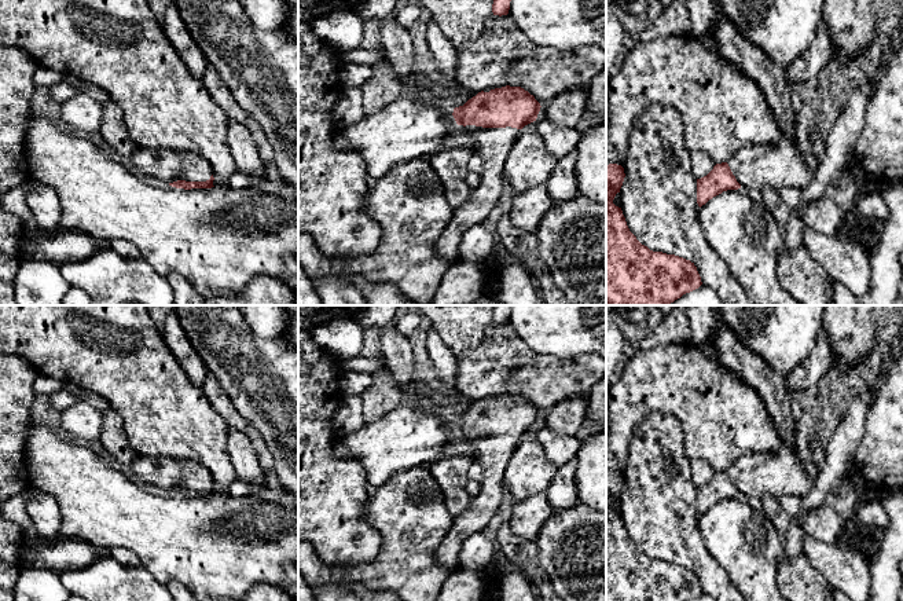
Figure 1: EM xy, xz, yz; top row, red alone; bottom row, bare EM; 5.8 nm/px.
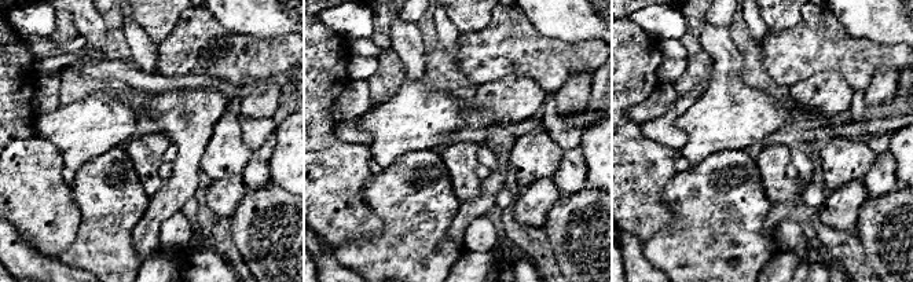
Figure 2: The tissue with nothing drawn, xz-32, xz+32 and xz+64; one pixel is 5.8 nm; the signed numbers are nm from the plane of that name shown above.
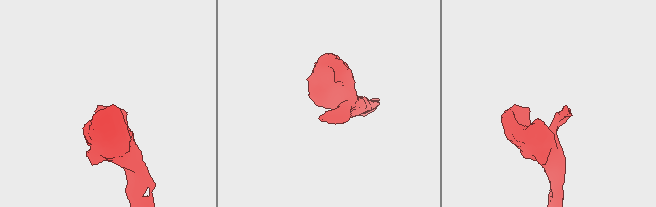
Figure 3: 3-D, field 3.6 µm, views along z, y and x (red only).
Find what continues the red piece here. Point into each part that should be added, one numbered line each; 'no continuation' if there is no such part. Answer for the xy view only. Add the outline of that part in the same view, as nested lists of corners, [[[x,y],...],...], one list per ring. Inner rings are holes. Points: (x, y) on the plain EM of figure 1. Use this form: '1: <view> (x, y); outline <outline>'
1: xy (162, 473); outline [[[137,455],[129,466],[142,484],[162,492],[177,488],[206,490],[212,484],[210,472],[192,461]]]

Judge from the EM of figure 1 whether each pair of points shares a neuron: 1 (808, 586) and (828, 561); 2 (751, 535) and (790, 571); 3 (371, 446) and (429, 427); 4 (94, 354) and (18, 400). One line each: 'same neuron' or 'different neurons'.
1: different neurons
2: different neurons
3: same neuron
4: different neurons

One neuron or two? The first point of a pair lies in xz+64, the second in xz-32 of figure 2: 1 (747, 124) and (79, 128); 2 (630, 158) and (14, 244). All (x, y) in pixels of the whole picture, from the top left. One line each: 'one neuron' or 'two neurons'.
1: one neuron
2: two neurons

